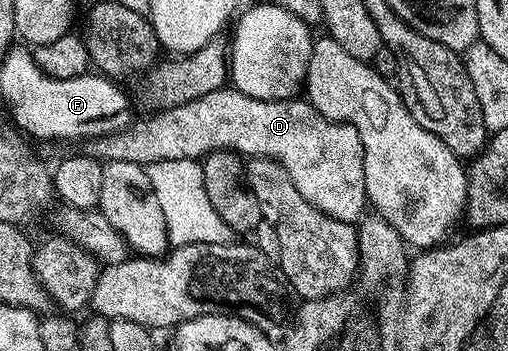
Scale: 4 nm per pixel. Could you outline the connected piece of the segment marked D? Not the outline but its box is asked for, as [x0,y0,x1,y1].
[85,84,368,224]

